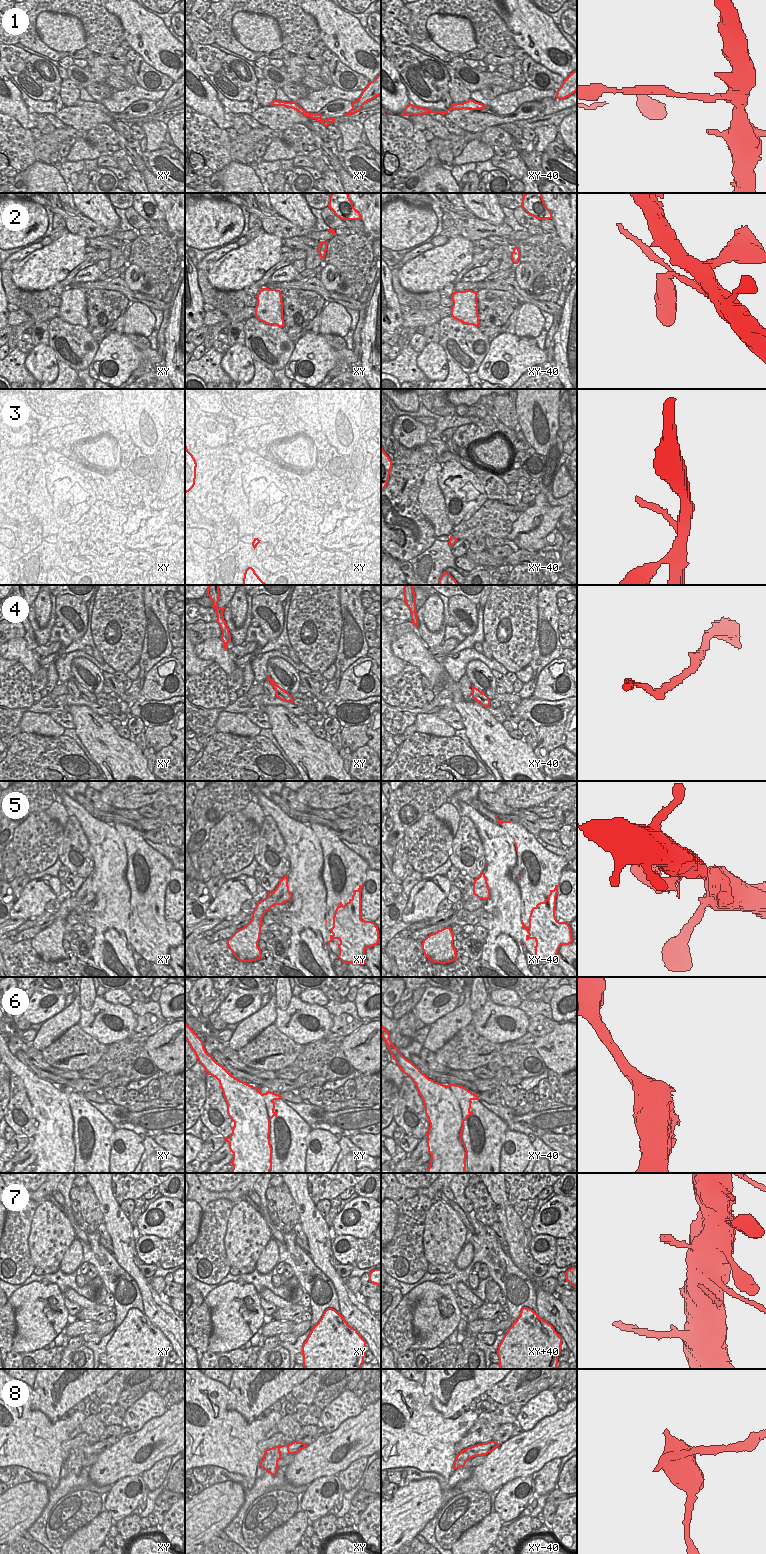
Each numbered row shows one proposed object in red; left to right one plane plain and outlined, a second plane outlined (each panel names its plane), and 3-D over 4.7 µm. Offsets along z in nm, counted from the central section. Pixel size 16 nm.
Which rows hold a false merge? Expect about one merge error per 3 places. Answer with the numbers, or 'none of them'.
1, 2, 6, 8

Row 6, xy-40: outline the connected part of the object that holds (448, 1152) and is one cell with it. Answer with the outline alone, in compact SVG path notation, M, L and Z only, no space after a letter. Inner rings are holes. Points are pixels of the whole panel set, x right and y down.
M381 1025L381 1036L393 1060L416 1085L430 1126L427 1127L427 1147L431 1155L427 1173L465 1173L468 1150L462 1141L463 1115L459 1100L448 1085L435 1082L407 1060Z

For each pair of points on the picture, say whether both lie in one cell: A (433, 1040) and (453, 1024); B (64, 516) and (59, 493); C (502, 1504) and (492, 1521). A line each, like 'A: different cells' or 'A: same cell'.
A: same cell
B: same cell
C: different cells

